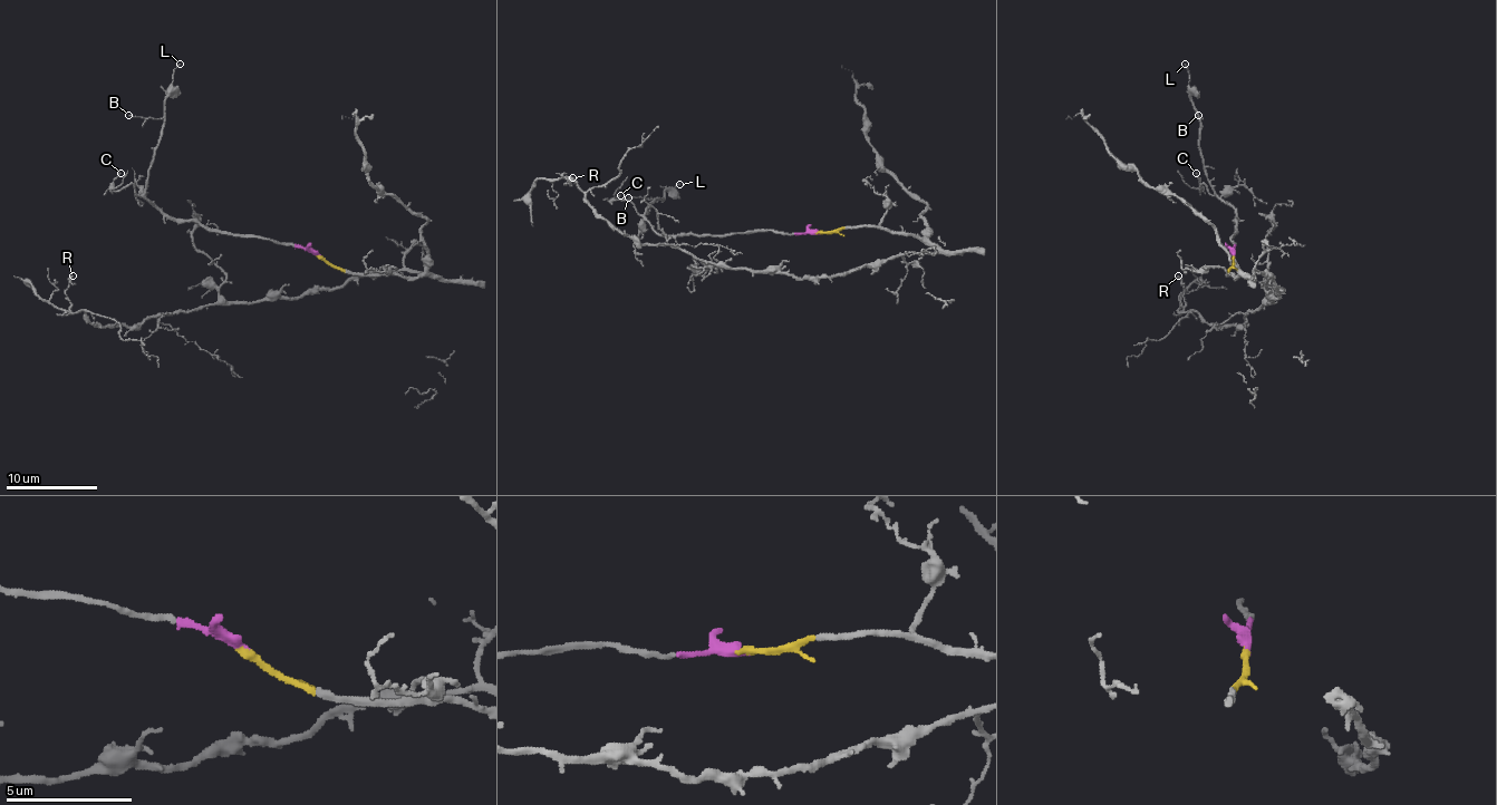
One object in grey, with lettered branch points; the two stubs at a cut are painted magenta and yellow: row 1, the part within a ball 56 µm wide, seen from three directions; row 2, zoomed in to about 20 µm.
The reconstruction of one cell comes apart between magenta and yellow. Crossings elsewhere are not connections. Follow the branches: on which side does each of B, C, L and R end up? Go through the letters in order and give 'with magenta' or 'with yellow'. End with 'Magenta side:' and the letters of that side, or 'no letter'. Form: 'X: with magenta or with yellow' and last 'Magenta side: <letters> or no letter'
B: with magenta
C: with magenta
L: with magenta
R: with yellow
Magenta side: B, C, L

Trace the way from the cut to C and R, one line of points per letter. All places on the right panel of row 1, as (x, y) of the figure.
C: (1233, 255), (1235, 244), (1230, 240), (1235, 233), (1235, 210), (1203, 185), (1200, 190), (1196, 173)
R: (1233, 255), (1226, 272), (1248, 277), (1256, 270), (1278, 290), (1239, 327), (1215, 327), (1182, 311), (1178, 277)

